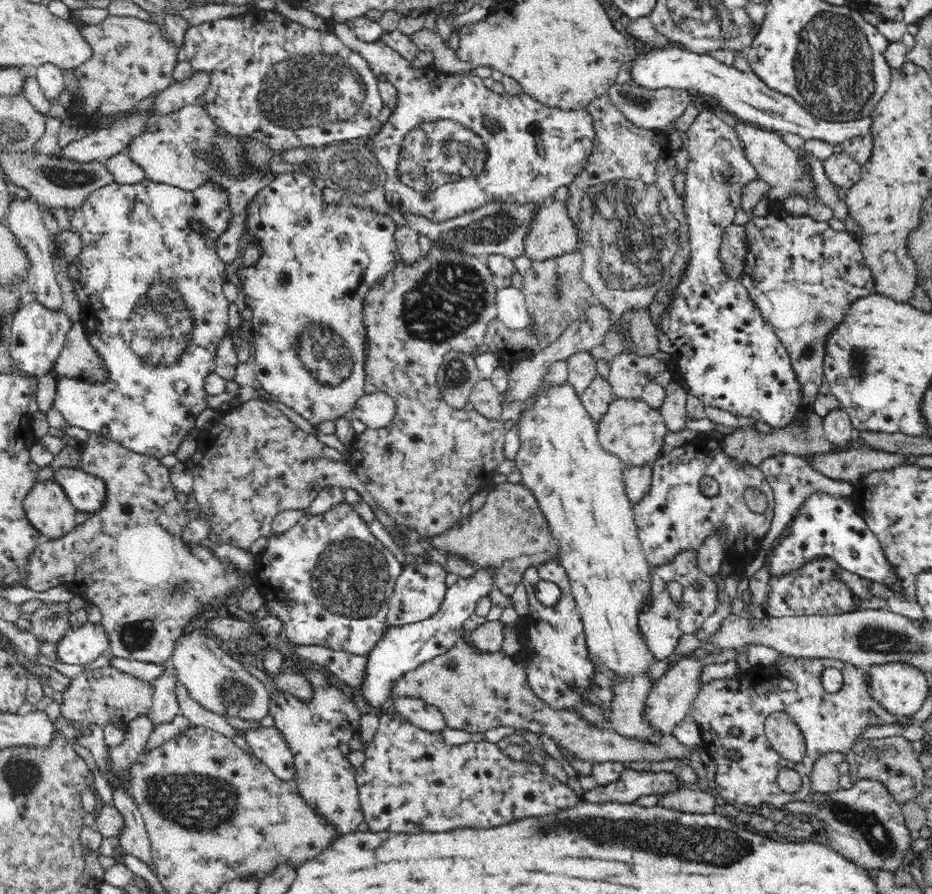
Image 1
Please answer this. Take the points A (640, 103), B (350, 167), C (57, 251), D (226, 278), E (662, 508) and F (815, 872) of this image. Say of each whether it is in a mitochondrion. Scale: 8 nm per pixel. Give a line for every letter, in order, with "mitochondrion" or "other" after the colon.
A: mitochondrion
B: mitochondrion
C: other
D: other
E: other
F: other

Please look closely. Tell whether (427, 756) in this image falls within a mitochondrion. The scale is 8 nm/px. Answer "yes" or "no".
no

